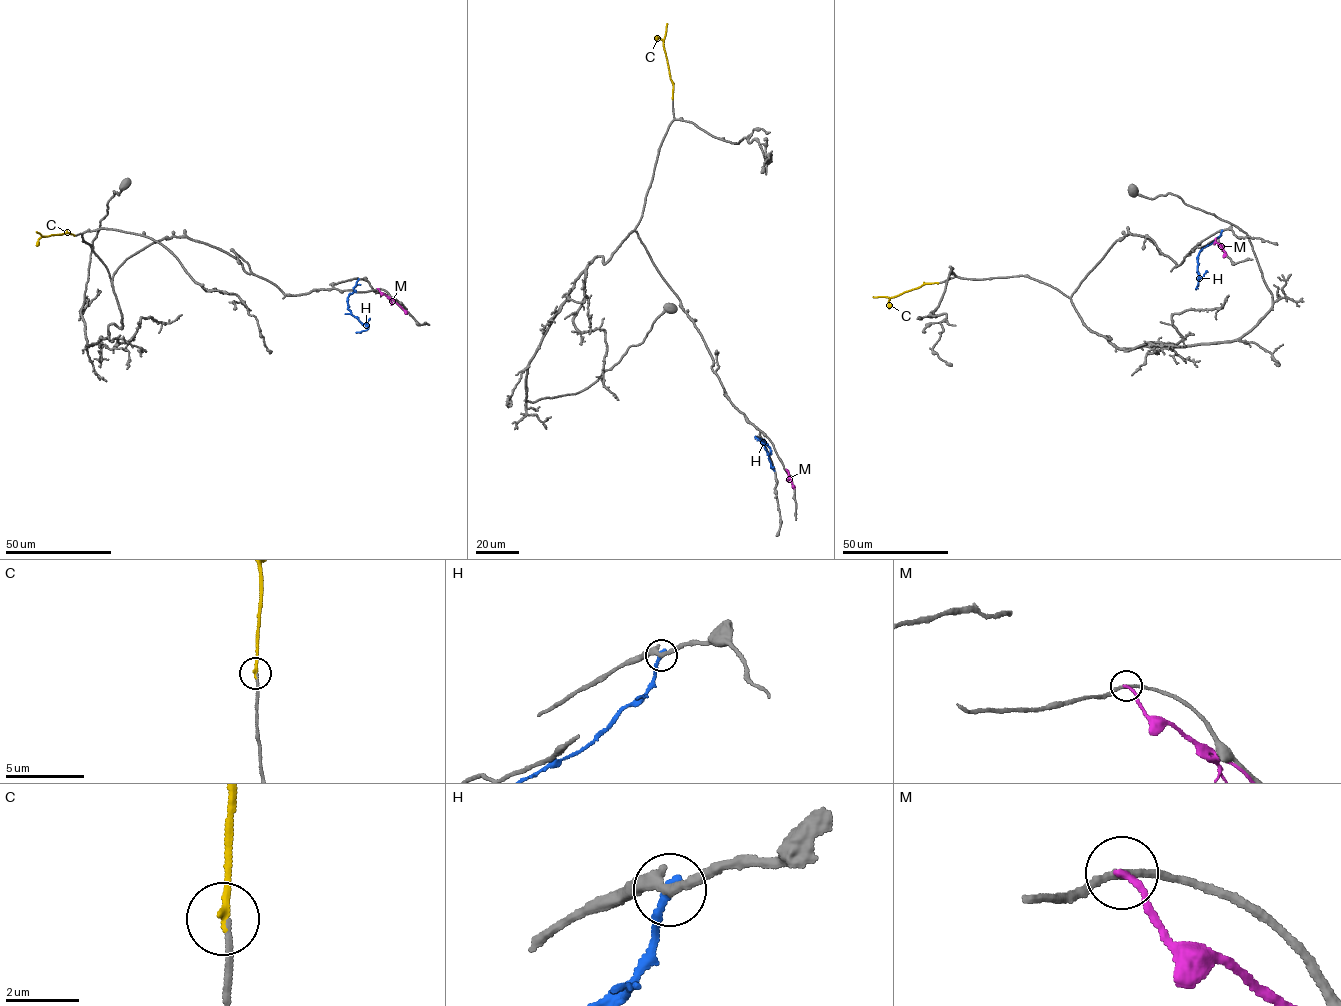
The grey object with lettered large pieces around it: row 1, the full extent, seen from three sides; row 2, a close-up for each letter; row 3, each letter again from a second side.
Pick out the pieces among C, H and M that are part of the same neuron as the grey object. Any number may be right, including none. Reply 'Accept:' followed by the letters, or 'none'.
Accept: C

